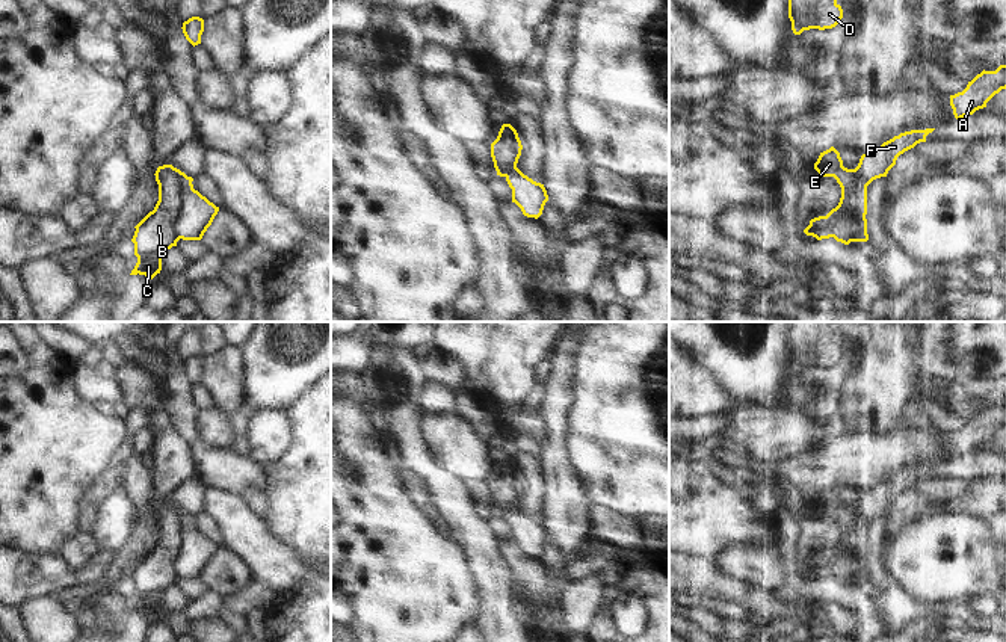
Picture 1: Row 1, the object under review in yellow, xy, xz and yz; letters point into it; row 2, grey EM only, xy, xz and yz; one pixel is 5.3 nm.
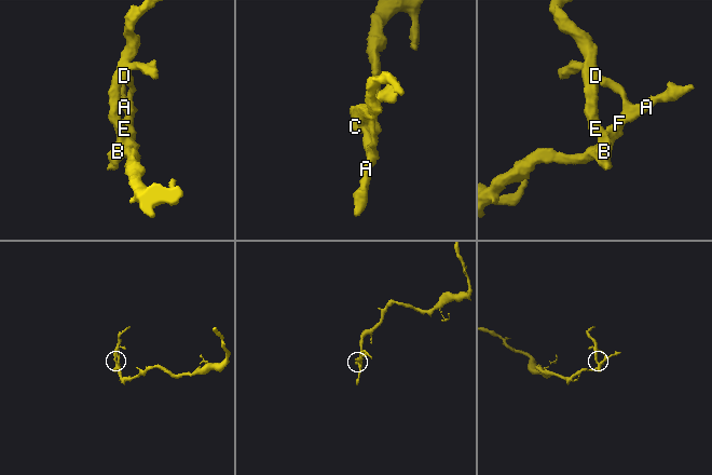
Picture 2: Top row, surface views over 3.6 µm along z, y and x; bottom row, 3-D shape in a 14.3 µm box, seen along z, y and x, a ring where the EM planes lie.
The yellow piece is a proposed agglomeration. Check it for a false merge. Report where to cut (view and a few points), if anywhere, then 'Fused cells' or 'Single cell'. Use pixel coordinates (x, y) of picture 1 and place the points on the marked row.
Split along xy (175, 169), (185, 185), (185, 206), (177, 222), (180, 237). Fused cells.

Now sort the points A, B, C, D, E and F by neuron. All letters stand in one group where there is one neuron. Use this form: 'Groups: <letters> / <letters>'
Groups: A F / B C D E.

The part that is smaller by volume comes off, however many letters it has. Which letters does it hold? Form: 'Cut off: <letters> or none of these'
Cut off: B, C, D, E.

